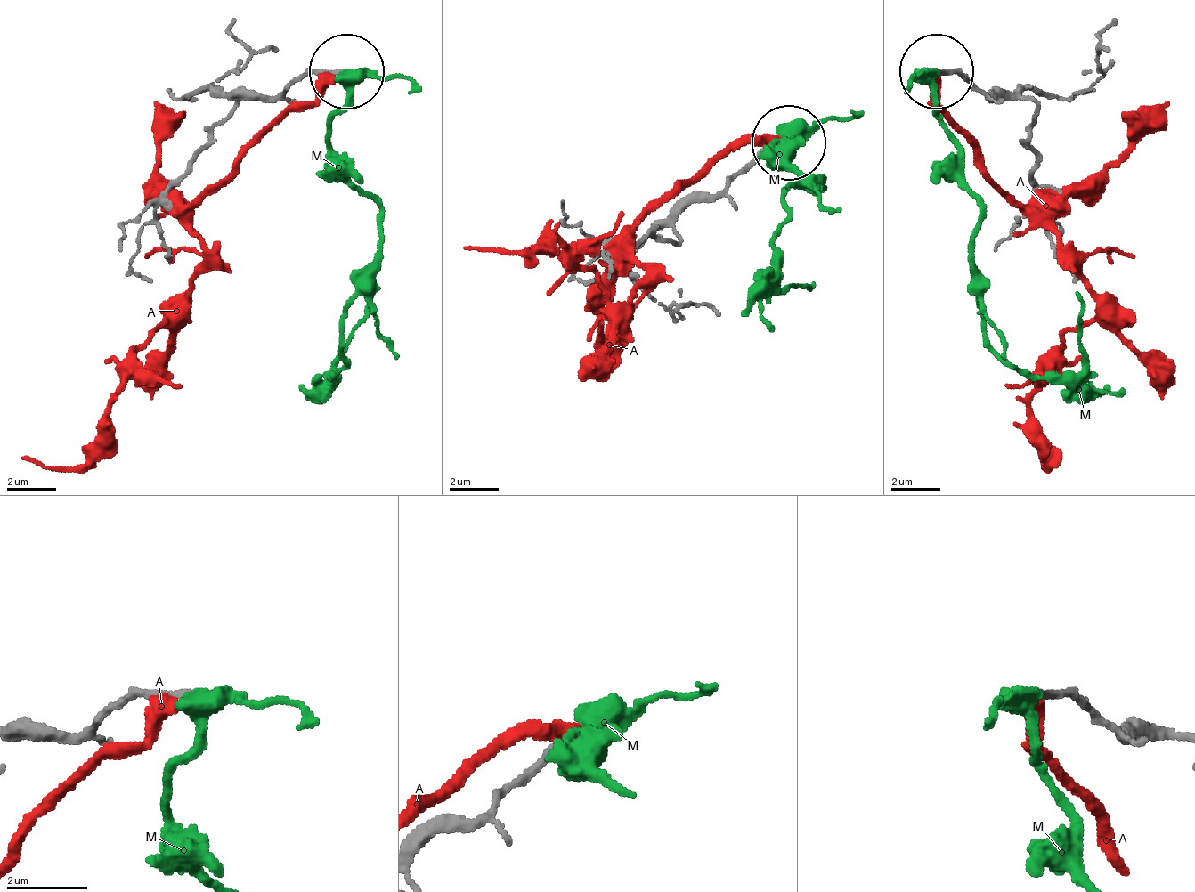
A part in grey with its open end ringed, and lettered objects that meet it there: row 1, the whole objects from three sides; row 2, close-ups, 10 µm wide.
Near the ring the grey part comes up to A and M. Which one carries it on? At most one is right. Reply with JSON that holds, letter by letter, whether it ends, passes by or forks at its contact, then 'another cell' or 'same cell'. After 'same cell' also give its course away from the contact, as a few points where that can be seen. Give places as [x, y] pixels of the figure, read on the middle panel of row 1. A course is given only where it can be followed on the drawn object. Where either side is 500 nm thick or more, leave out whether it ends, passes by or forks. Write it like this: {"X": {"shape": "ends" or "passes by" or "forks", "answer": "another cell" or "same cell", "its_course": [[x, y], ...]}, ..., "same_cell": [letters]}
{"A": {"shape": "ends", "answer": "another cell"}, "M": {"shape": "passes by", "answer": "another cell"}, "same_cell": []}

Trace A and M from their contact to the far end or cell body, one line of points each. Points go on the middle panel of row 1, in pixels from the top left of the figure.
A: (775, 147), (725, 147), (632, 234), (645, 264), (645, 277), (626, 302), (551, 234), (521, 252), (465, 247)
M: (781, 141), (787, 141), (768, 159), (824, 184), (817, 178), (787, 190), (775, 240), (775, 283), (811, 283)

